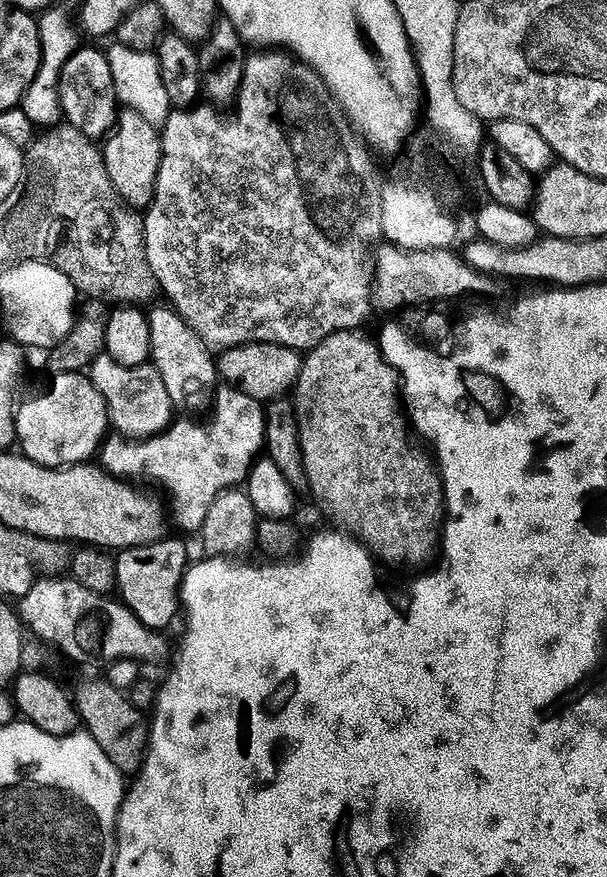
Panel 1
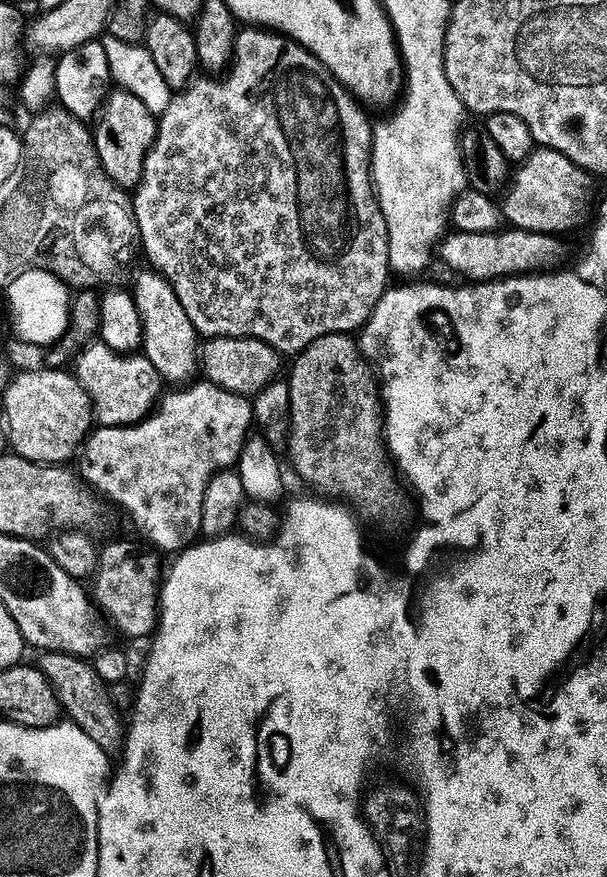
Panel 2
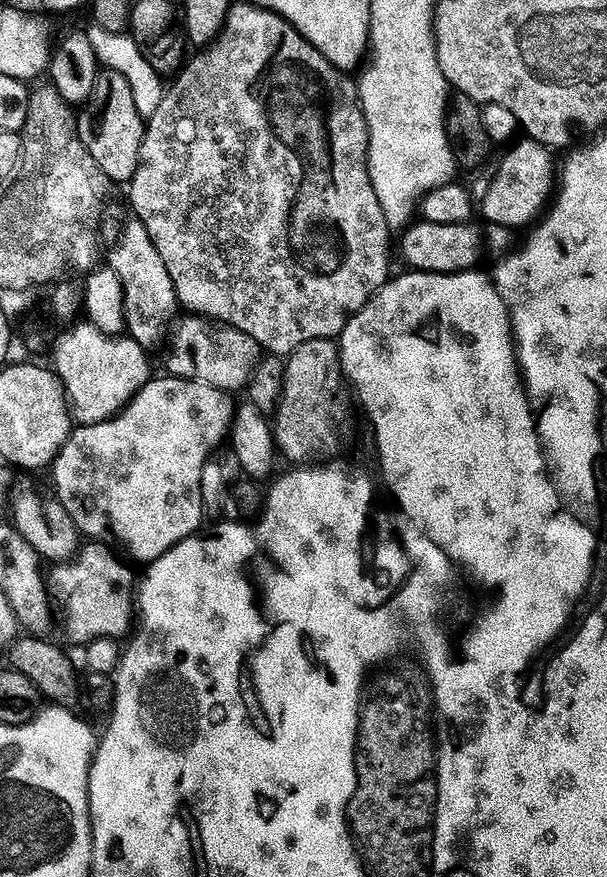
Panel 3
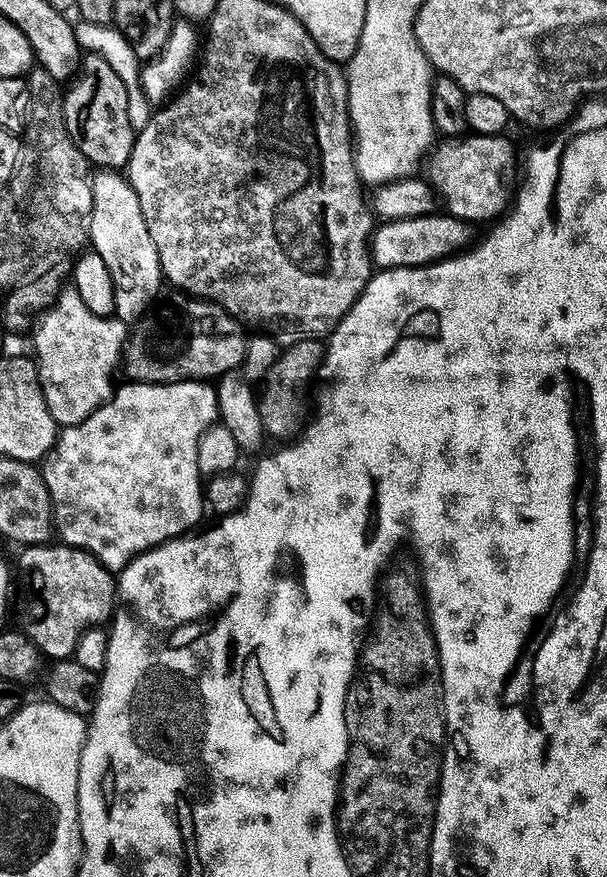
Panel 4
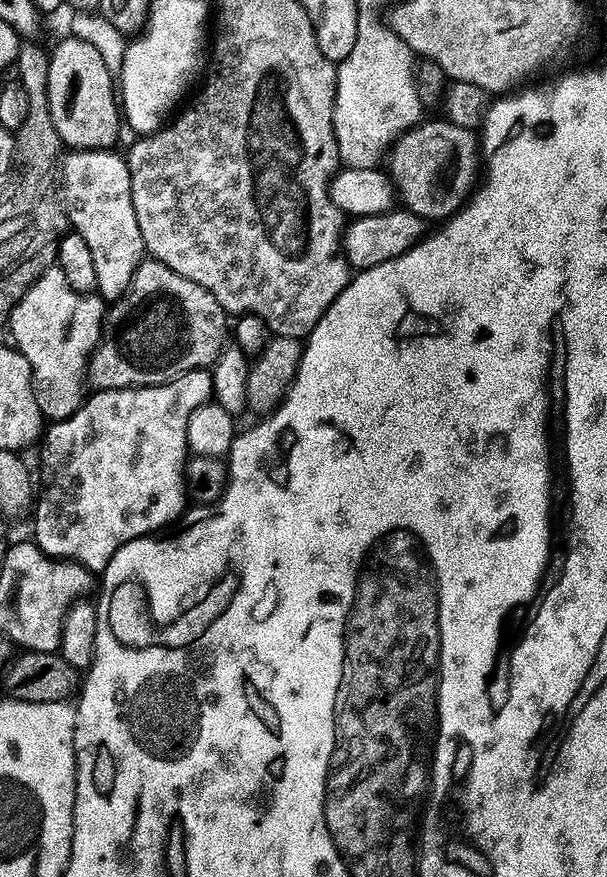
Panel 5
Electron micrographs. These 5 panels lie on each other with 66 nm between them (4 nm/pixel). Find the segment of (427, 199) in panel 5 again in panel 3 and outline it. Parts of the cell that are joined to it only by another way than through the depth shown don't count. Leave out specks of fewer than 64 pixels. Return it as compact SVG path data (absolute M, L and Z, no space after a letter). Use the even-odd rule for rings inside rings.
M520 139L501 151L505 152L501 154L480 200L478 196L478 212L484 215L481 217L487 223L501 224L513 230L519 230L523 224L531 225L547 209L558 180L558 168L555 163L552 165L553 153L548 145Z

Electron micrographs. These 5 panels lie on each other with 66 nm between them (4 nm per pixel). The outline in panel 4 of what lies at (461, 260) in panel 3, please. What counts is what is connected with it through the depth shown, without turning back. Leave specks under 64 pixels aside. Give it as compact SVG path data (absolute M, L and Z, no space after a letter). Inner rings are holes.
M433 214L387 220L375 225L370 241L370 255L377 269L421 268L424 264L433 264L435 260L445 260L463 252L473 243L473 225L466 220L447 214Z

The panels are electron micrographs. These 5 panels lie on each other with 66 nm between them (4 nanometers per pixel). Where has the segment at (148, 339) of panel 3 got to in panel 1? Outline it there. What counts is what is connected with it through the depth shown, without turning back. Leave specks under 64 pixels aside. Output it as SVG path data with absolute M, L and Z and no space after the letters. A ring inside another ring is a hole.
M171 306L147 309L152 342L151 363L154 364L166 384L166 391L177 409L185 408L185 413L200 414L209 407L218 387L218 373L213 349L207 348L194 334L194 330Z

